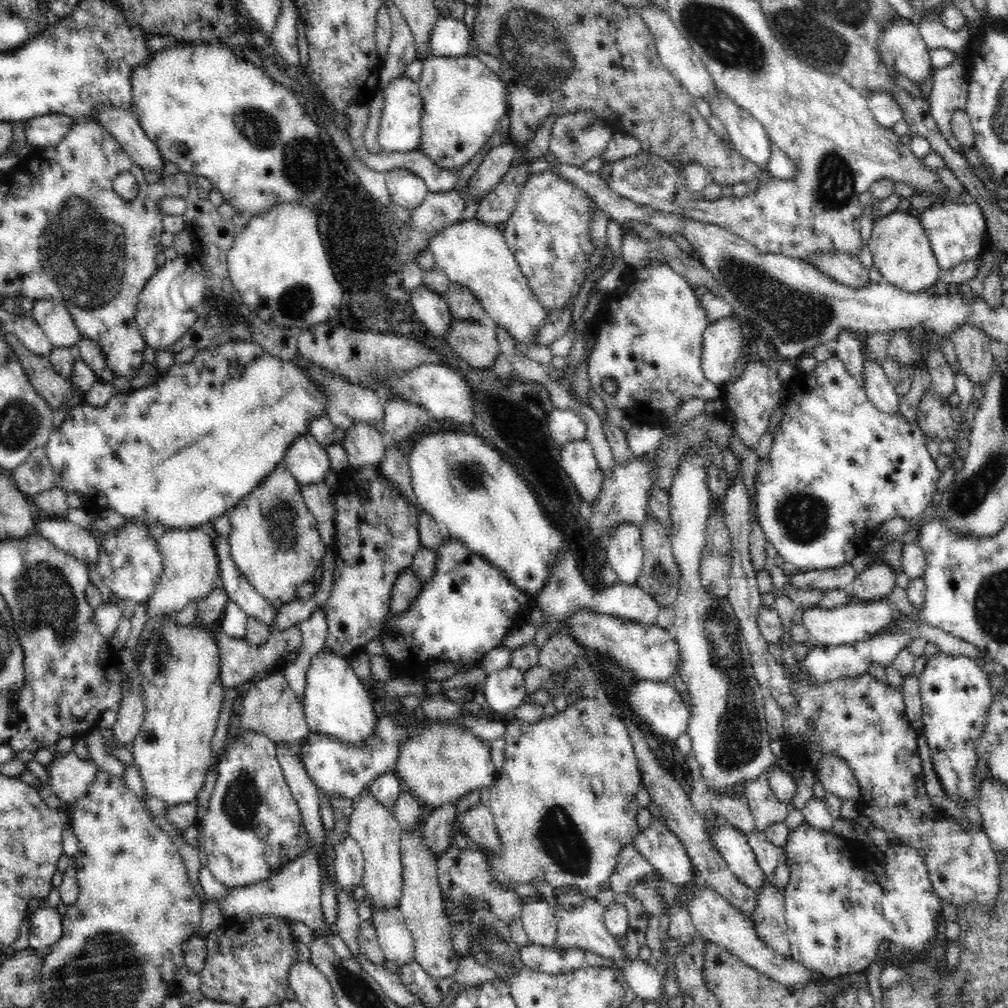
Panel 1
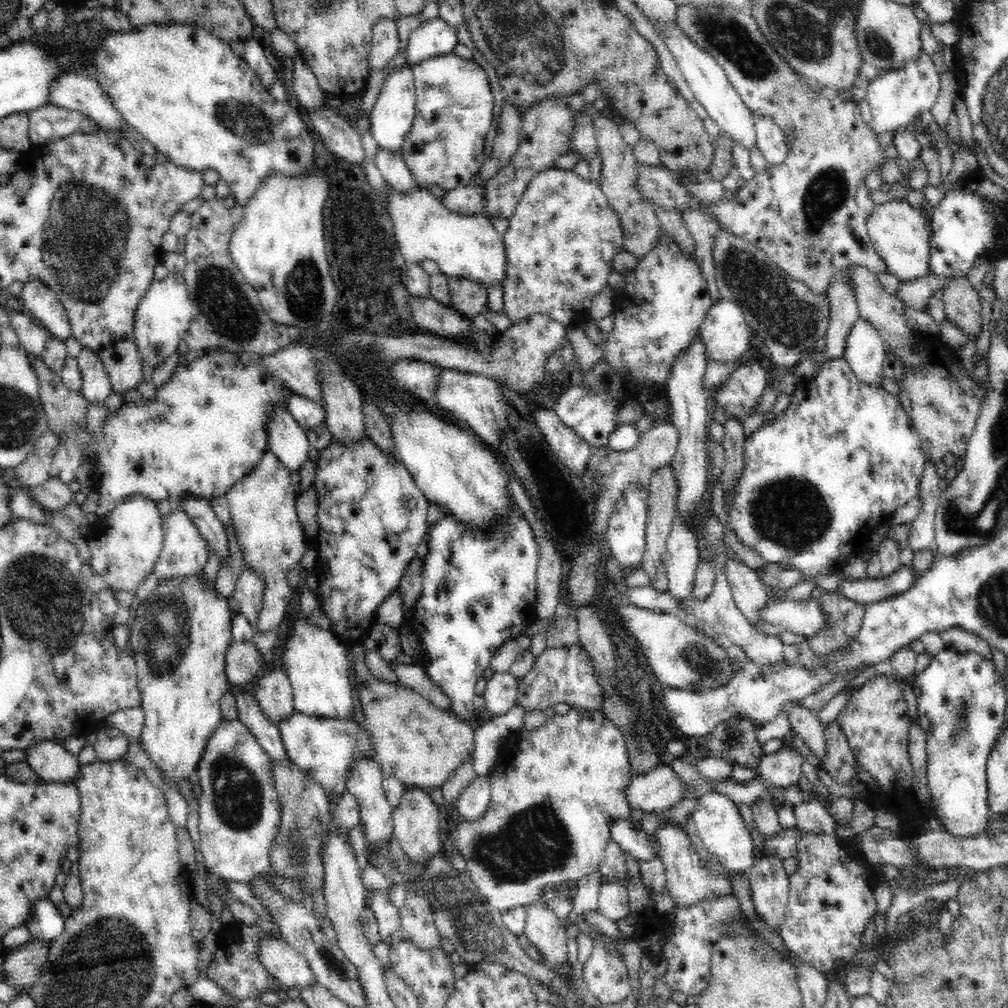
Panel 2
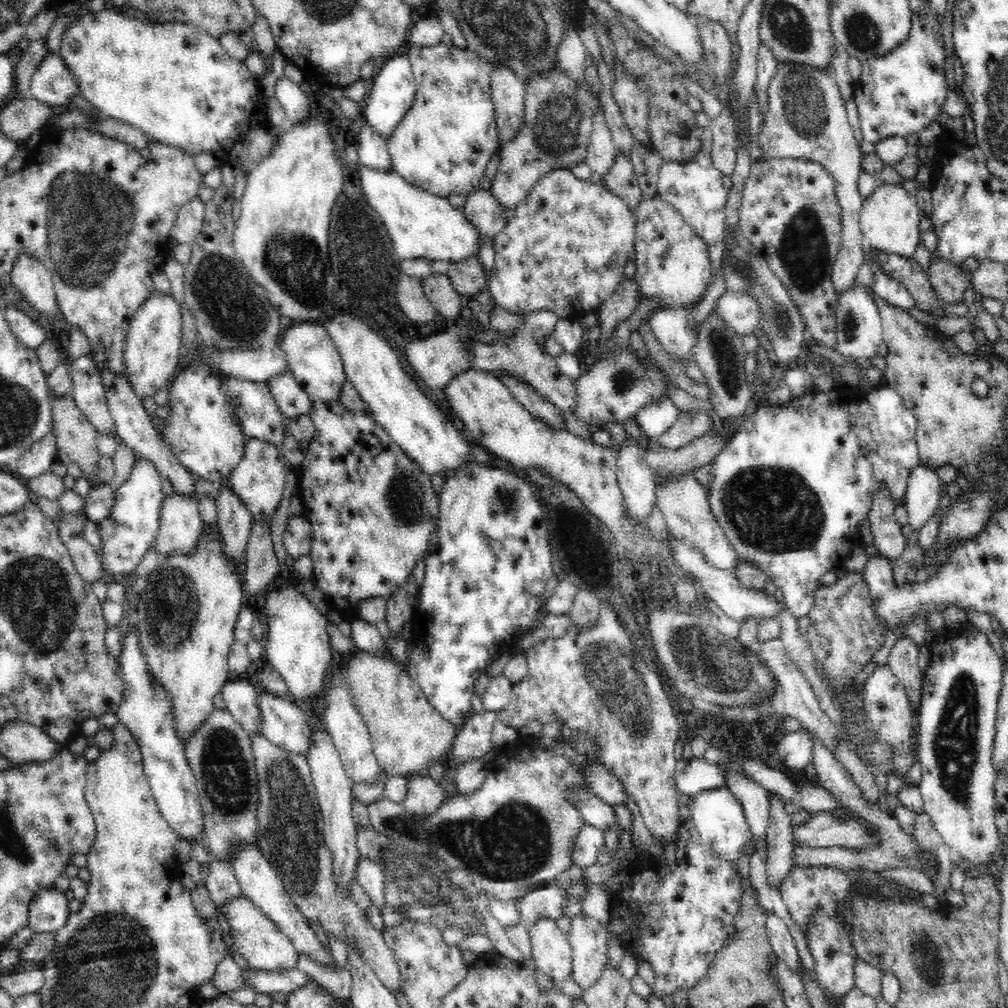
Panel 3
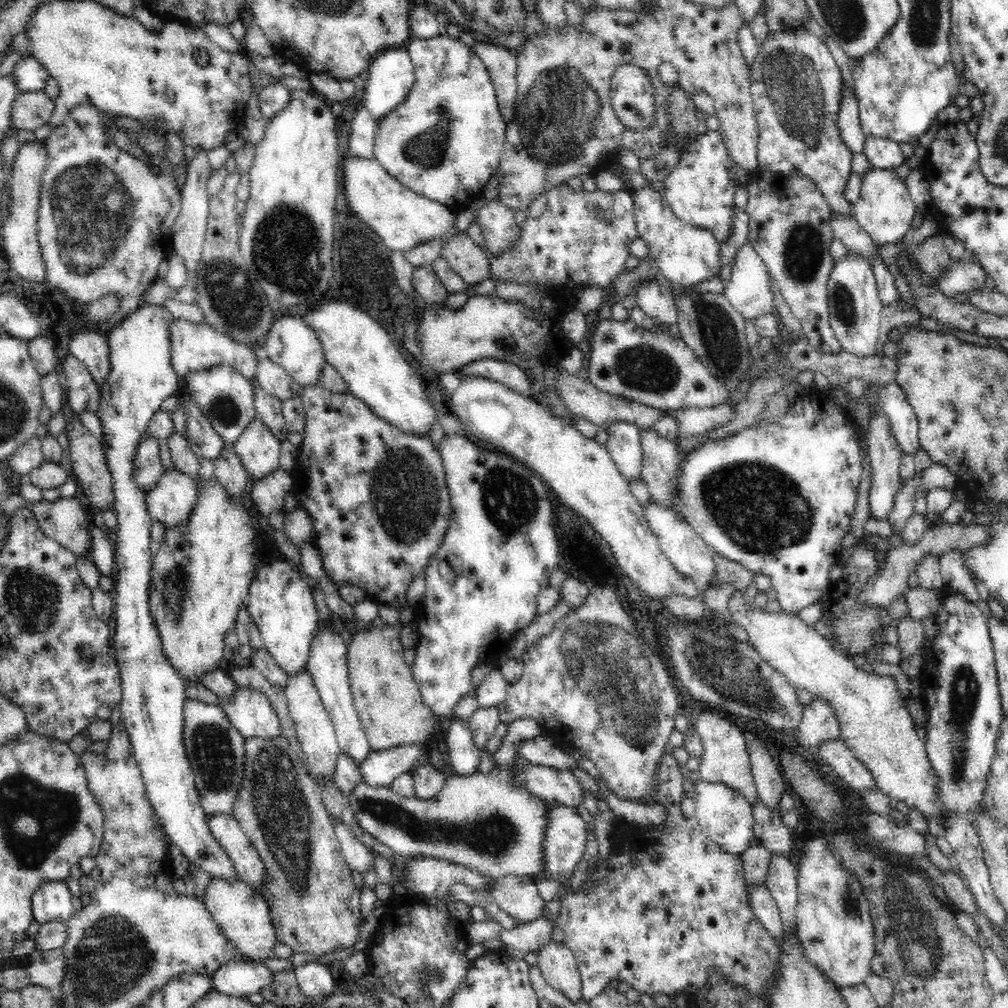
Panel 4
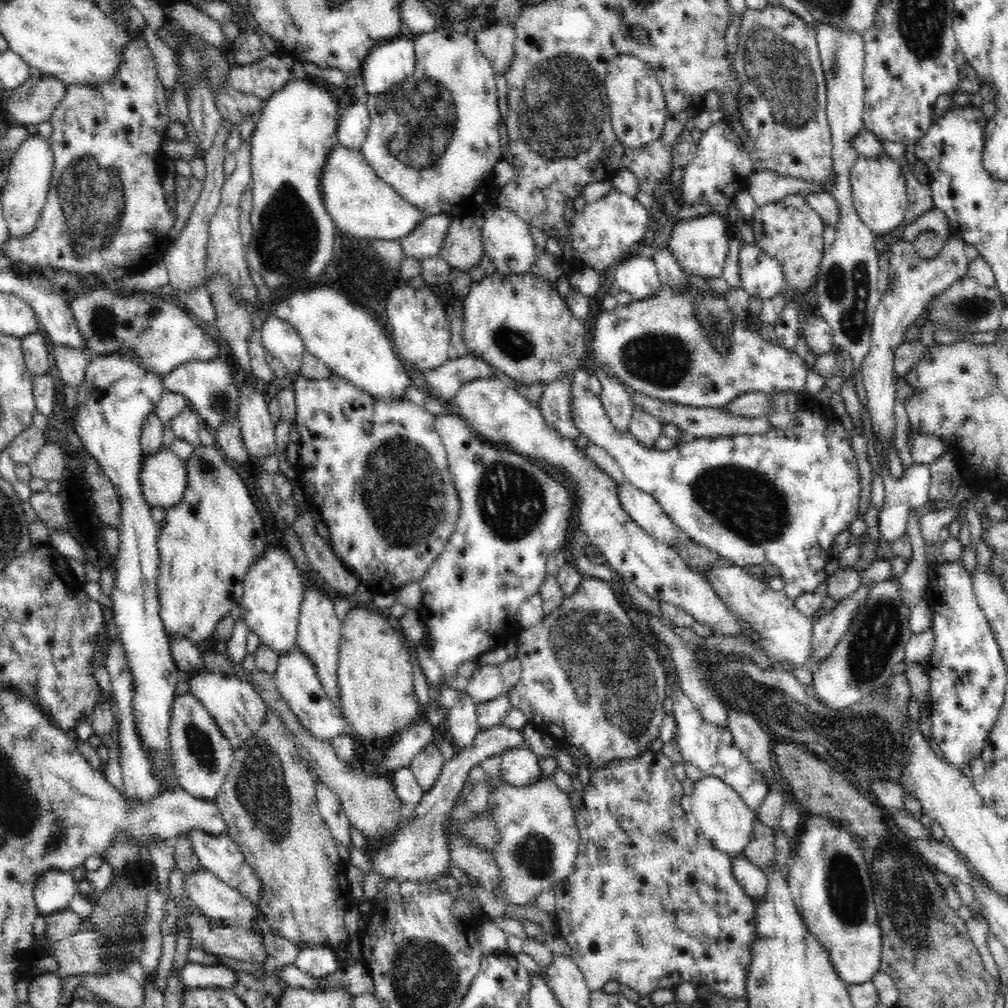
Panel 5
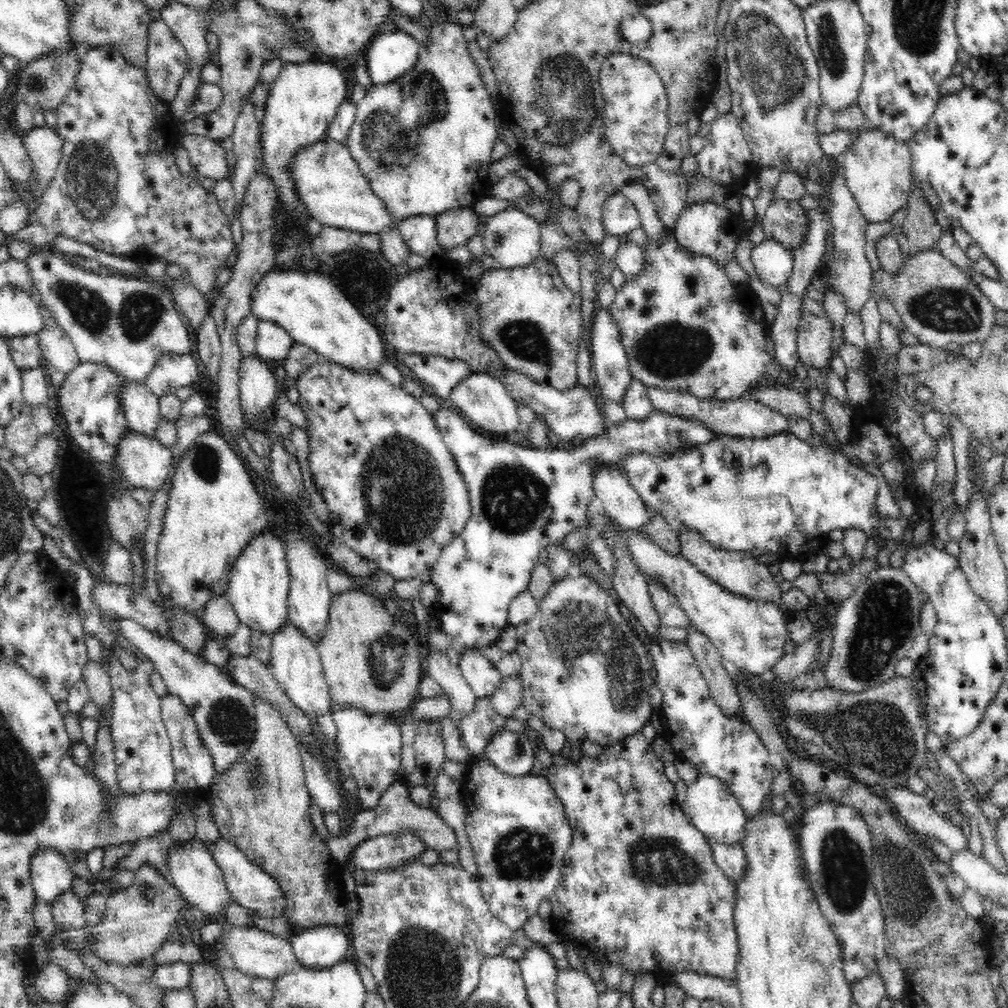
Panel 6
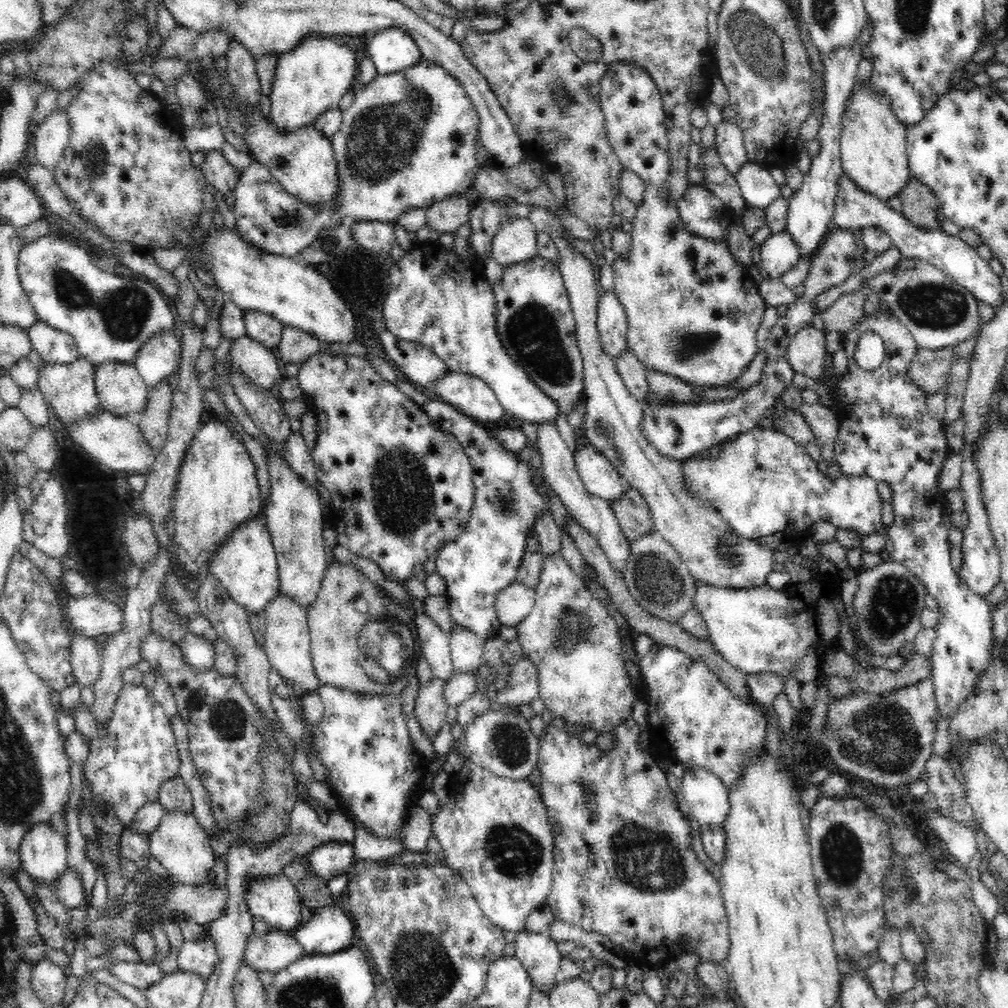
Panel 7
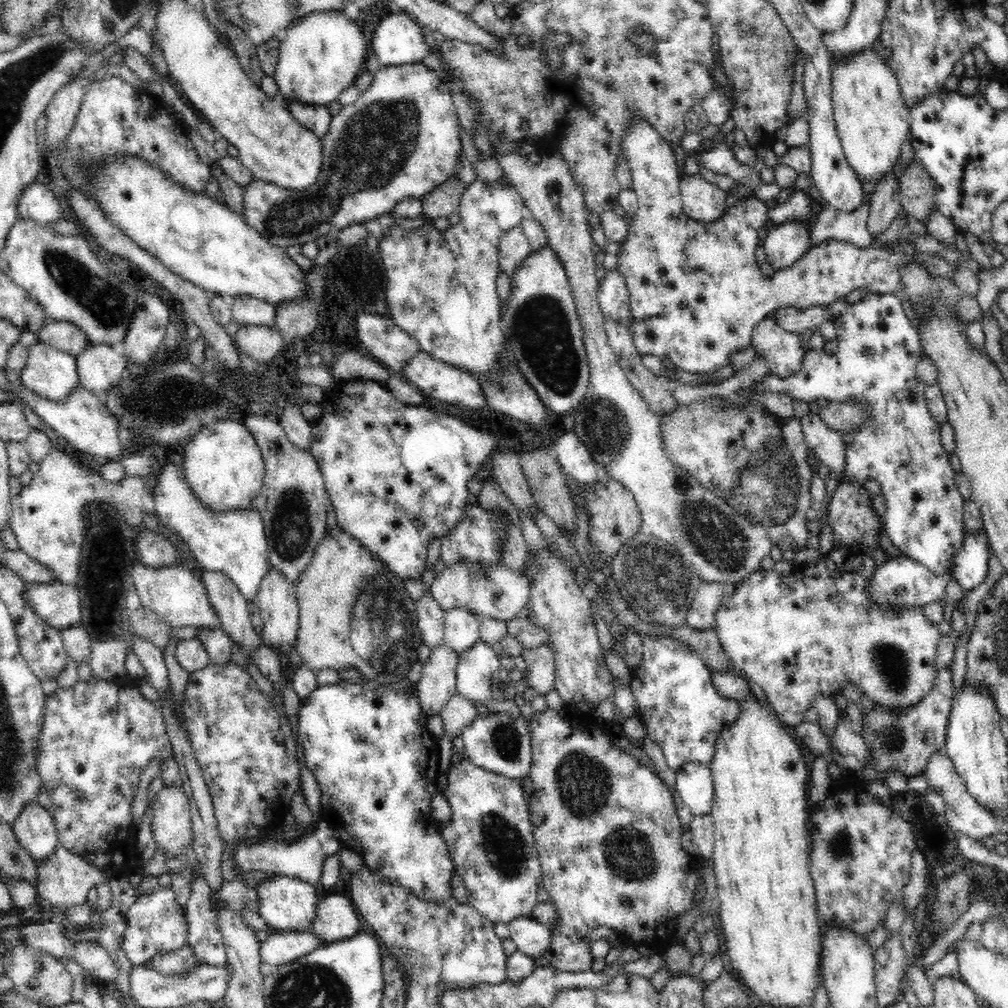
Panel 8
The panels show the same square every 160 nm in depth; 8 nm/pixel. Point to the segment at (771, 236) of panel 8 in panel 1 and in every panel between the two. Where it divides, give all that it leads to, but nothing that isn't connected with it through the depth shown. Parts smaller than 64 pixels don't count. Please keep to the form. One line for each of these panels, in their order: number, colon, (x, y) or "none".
1: (722, 339)
2: (725, 333)
3: (737, 311)
4: (748, 289)
5: (760, 276)
6: (773, 263)
7: (779, 253)

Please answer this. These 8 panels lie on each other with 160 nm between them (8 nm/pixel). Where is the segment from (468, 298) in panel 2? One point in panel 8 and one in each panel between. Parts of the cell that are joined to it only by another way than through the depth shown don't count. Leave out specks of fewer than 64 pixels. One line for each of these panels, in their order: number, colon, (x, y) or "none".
3: (468, 278)
4: (470, 261)
5: (463, 247)
6: (453, 229)
7: (448, 215)
8: (442, 203)

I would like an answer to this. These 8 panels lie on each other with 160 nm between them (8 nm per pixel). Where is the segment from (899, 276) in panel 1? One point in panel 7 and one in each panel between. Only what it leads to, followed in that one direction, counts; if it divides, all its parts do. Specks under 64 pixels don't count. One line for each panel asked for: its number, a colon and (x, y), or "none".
2: (899, 234)
3: (890, 221)
4: (884, 211)
5: (880, 196)
6: (877, 169)
7: (873, 145)

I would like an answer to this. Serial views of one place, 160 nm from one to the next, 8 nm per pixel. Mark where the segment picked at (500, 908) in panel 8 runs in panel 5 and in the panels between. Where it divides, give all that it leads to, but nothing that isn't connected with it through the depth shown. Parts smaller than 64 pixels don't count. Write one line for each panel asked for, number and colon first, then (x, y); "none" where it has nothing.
5: (540, 837)
6: (519, 831)
7: (496, 832)

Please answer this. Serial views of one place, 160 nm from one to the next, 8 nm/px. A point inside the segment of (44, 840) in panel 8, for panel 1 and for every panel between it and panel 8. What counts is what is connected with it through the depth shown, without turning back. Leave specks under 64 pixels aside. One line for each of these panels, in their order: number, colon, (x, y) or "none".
1: (46, 927)
2: (46, 922)
3: (48, 912)
4: (53, 901)
5: (54, 891)
6: (51, 876)
7: (42, 851)

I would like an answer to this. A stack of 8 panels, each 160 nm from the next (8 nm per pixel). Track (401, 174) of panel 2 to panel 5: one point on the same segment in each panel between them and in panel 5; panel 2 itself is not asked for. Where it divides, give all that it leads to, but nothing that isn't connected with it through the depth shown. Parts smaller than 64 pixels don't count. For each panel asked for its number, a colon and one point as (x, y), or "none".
3: (372, 151)
4: (362, 132)
5: (352, 127)

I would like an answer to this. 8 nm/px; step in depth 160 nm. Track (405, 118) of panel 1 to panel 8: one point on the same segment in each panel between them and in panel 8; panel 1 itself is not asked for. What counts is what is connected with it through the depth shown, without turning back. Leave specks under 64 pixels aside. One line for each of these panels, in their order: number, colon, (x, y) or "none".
2: (392, 115)
3: (393, 88)
4: (391, 74)
5: (391, 62)
6: (392, 54)
7: (392, 50)
8: (398, 39)

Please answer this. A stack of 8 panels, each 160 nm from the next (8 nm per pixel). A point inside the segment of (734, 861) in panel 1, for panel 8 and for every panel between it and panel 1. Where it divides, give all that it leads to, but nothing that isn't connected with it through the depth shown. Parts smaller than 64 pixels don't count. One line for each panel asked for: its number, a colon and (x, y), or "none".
2: (718, 822)
3: (720, 819)
4: (725, 816)
5: (721, 814)
6: (715, 811)
7: (708, 797)
8: (694, 781)

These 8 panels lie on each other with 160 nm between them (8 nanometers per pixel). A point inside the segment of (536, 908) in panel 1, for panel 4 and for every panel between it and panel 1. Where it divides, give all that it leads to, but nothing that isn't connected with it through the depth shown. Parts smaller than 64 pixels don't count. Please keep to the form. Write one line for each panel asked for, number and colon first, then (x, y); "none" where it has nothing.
2: (543, 929)
3: (552, 952)
4: (558, 965)

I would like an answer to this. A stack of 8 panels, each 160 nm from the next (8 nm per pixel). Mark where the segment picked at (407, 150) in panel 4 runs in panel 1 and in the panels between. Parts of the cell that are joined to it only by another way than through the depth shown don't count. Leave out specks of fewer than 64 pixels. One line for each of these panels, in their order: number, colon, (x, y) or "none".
1: (463, 101)
2: (455, 108)
3: (444, 143)

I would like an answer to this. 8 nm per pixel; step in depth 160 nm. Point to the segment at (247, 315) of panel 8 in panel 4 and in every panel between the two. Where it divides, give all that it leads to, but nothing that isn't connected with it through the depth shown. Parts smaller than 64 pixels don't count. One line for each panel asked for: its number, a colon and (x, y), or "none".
4: (290, 343)
5: (278, 338)
6: (272, 342)
7: (265, 329)

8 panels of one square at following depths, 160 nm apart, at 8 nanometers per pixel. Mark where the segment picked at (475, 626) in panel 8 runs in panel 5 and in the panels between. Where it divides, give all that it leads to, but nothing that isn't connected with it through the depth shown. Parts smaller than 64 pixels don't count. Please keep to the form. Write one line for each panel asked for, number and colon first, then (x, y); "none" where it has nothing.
5: (486, 683)
6: (484, 678)
7: (467, 651)

